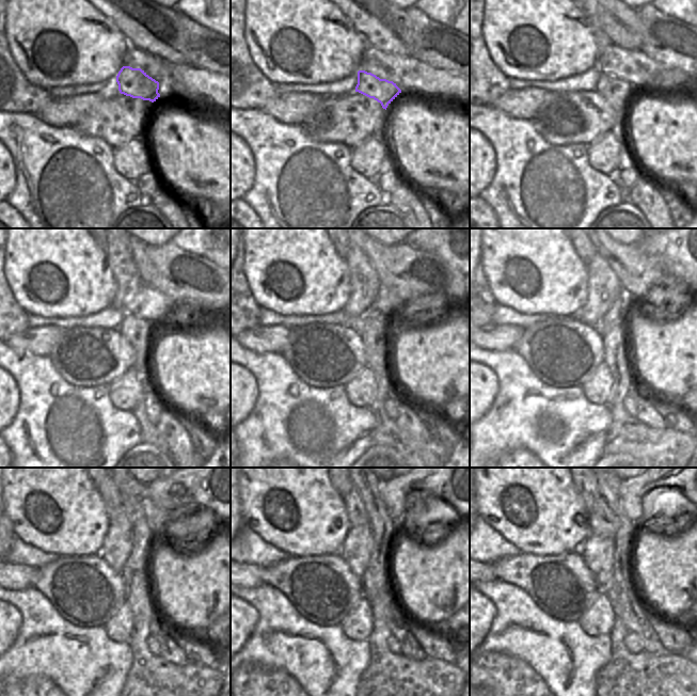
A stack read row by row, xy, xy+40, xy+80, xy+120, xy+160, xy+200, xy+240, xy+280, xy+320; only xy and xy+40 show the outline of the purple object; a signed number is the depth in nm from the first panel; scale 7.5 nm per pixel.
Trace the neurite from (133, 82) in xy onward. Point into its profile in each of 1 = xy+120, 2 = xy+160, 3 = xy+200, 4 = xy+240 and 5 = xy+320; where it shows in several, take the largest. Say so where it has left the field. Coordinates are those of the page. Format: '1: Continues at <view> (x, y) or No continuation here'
1: Continues at xy+120 (137, 331)
2: Continues at xy+160 (371, 326)
3: Continues at xy+200 (628, 434)
4: Continues at xy+240 (165, 684)
5: Continues at xy+320 (643, 684)

